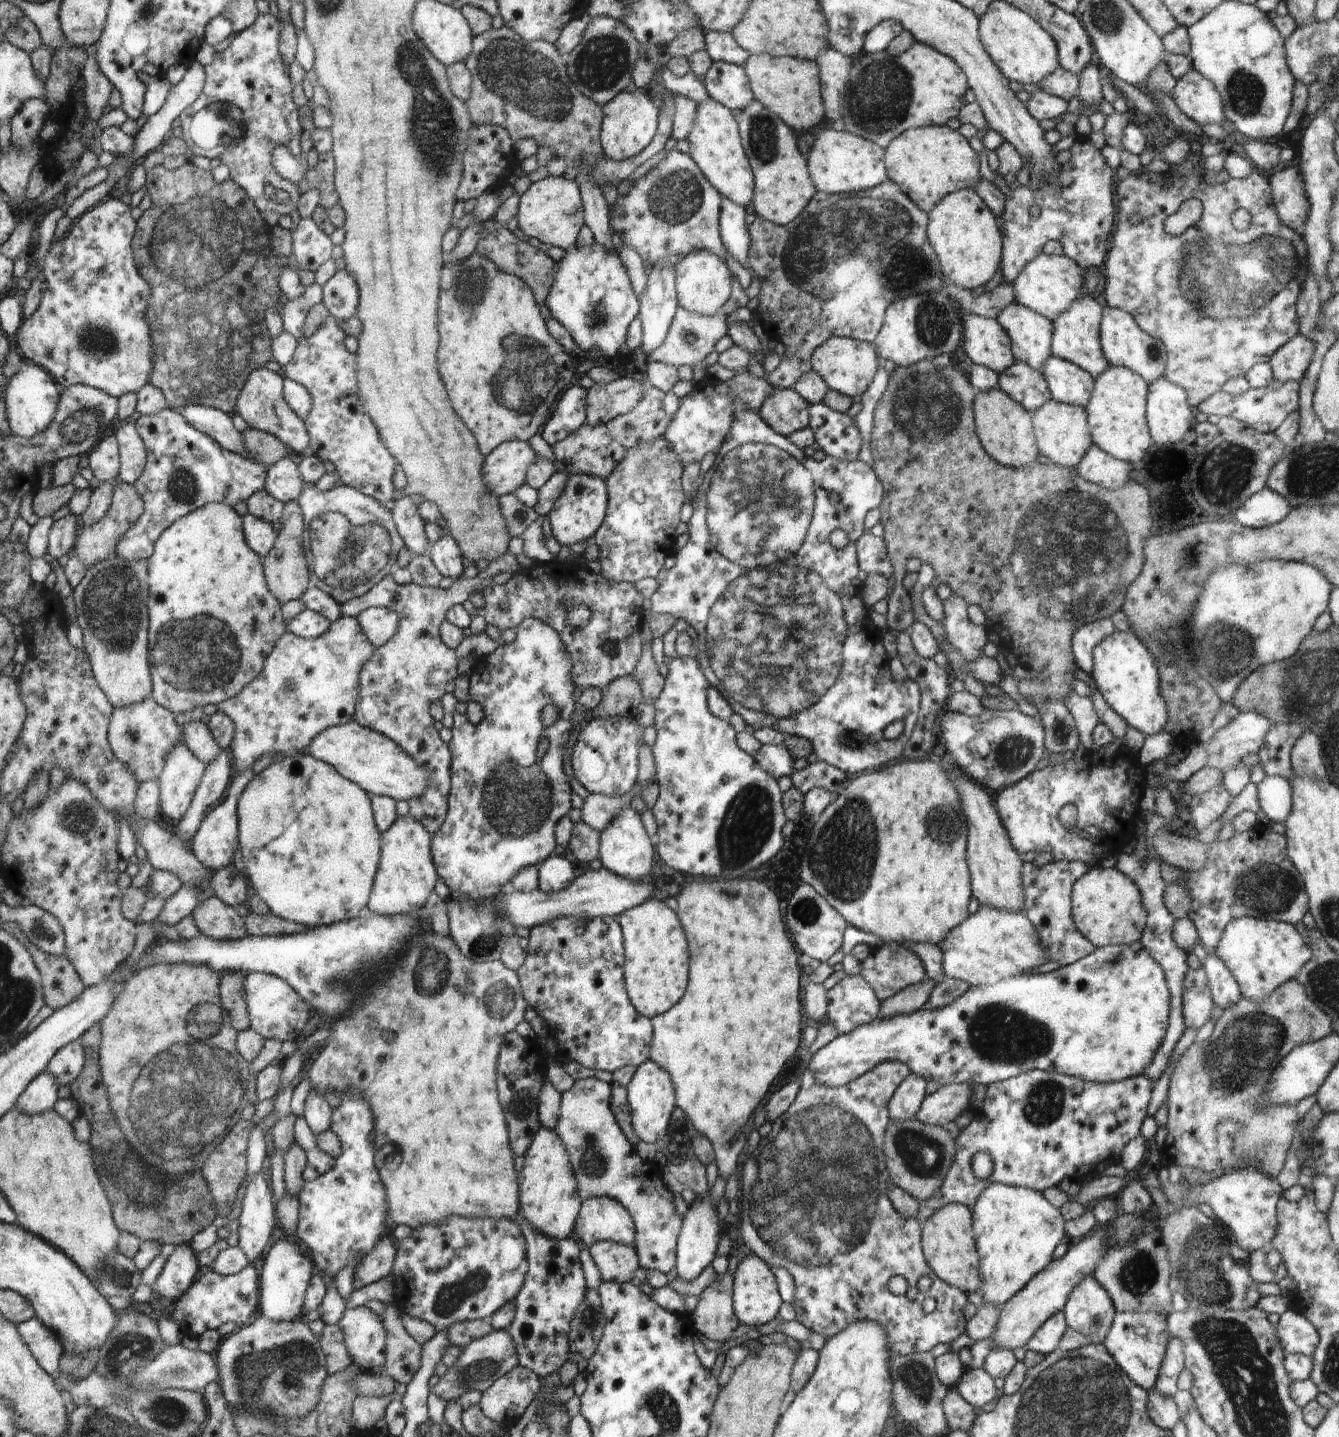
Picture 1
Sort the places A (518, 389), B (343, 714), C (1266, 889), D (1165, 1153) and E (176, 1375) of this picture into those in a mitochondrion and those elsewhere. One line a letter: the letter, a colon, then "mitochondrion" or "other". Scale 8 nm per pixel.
A: mitochondrion
B: other
C: mitochondrion
D: other
E: mitochondrion

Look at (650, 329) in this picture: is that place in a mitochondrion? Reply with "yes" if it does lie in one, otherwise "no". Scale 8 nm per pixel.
no

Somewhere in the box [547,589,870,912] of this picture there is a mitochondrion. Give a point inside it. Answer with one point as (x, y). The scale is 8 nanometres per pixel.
(747, 826)

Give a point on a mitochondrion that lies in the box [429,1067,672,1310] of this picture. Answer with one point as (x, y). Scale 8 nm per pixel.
(593, 1160)

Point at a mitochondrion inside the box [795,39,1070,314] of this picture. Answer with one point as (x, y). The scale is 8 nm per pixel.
(884, 91)

